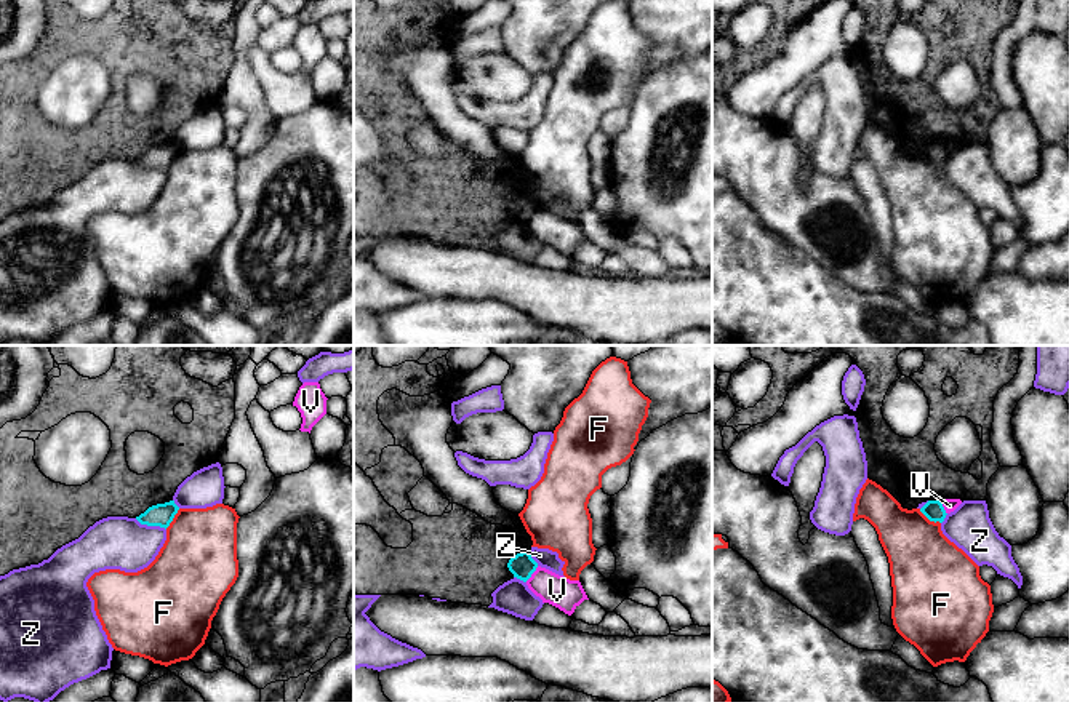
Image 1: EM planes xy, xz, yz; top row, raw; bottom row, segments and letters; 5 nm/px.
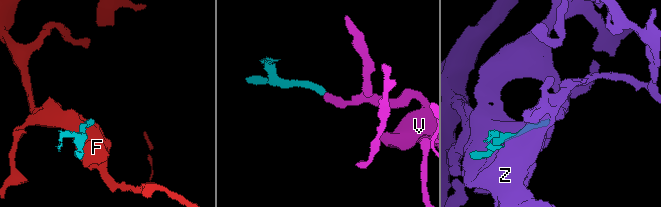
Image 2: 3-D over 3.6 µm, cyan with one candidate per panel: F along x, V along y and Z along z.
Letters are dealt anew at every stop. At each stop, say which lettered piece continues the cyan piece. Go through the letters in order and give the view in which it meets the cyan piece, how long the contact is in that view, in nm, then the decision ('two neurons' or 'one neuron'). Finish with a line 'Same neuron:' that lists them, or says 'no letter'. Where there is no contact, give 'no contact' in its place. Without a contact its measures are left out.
F: yz | 130 nm | two neurons
V: xz | 100 nm | two neurons
Z: xy | 170 nm | two neurons
Same neuron: no letter

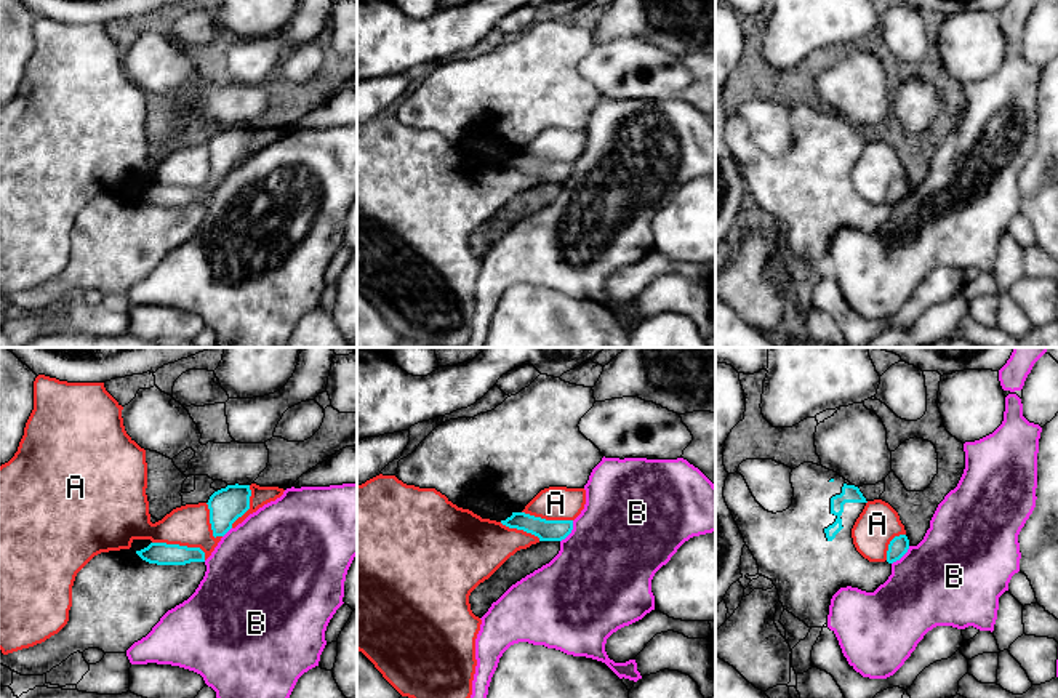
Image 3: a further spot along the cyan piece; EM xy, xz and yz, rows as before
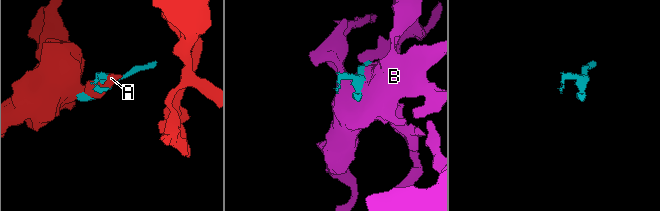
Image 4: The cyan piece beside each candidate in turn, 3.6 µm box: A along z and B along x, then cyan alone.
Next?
A: xy | 280 nm | two neurons
B: xz | 130 nm | two neurons
Same neuron: no letter

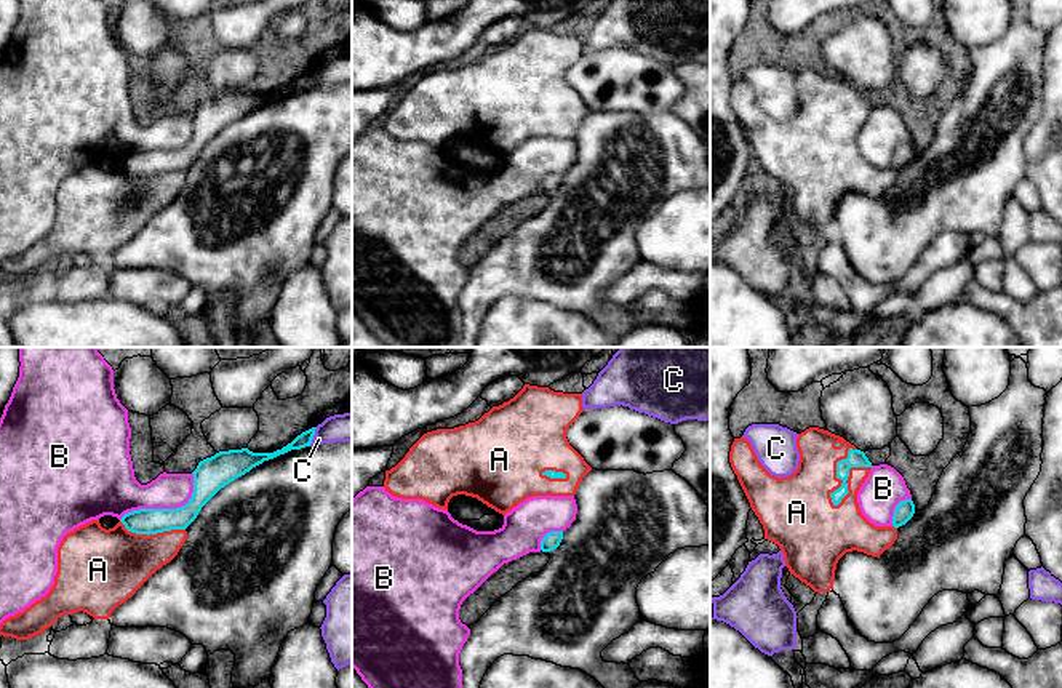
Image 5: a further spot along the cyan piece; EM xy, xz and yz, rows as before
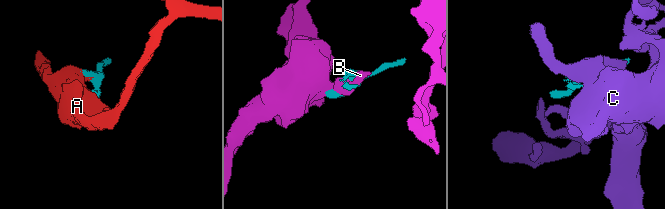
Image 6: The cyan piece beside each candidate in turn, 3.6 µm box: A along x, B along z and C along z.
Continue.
A: yz | 320 nm | one neuron
B: xy | 440 nm | two neurons
C: xy | 100 nm | two neurons
Same neuron: A

